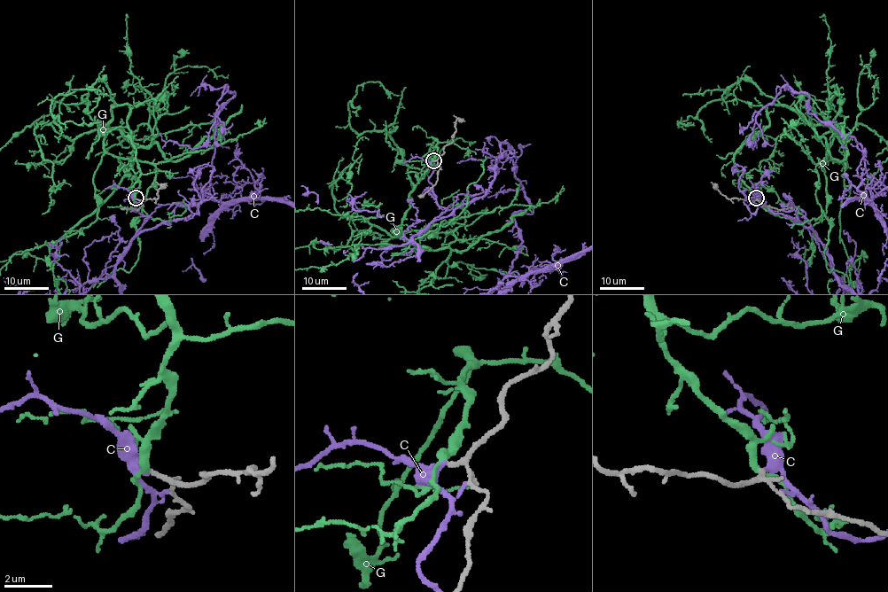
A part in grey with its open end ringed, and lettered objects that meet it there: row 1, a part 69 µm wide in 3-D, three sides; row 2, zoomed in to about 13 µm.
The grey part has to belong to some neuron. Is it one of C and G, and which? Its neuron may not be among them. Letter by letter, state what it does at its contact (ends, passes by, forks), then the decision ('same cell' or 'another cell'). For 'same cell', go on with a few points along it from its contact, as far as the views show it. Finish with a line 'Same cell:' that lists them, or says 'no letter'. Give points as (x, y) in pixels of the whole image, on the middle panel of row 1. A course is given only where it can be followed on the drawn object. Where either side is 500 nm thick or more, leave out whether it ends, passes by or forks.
C: it passes by; another cell
G: it passes by; same cell
Same cell: G

